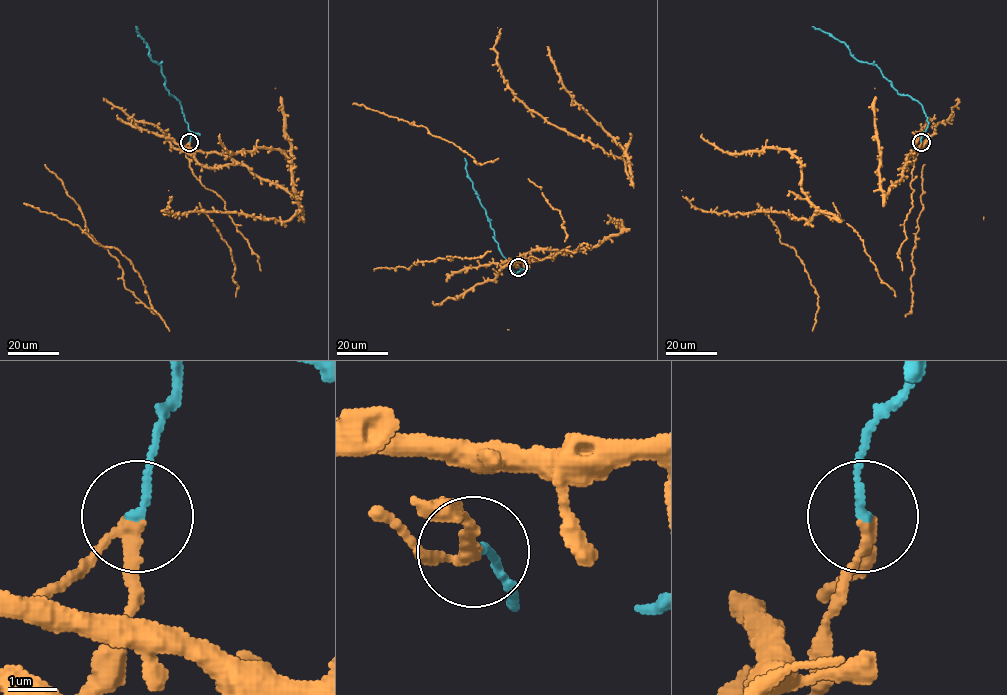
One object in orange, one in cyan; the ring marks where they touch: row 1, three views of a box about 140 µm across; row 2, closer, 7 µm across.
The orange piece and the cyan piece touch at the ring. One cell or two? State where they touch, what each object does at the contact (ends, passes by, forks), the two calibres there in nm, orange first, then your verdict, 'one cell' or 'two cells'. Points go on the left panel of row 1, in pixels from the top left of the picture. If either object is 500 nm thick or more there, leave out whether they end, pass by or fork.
at (189, 142); orange passes by; cyan ends there; 200 nm thick on the orange side, 180 nm on the other; one cell

